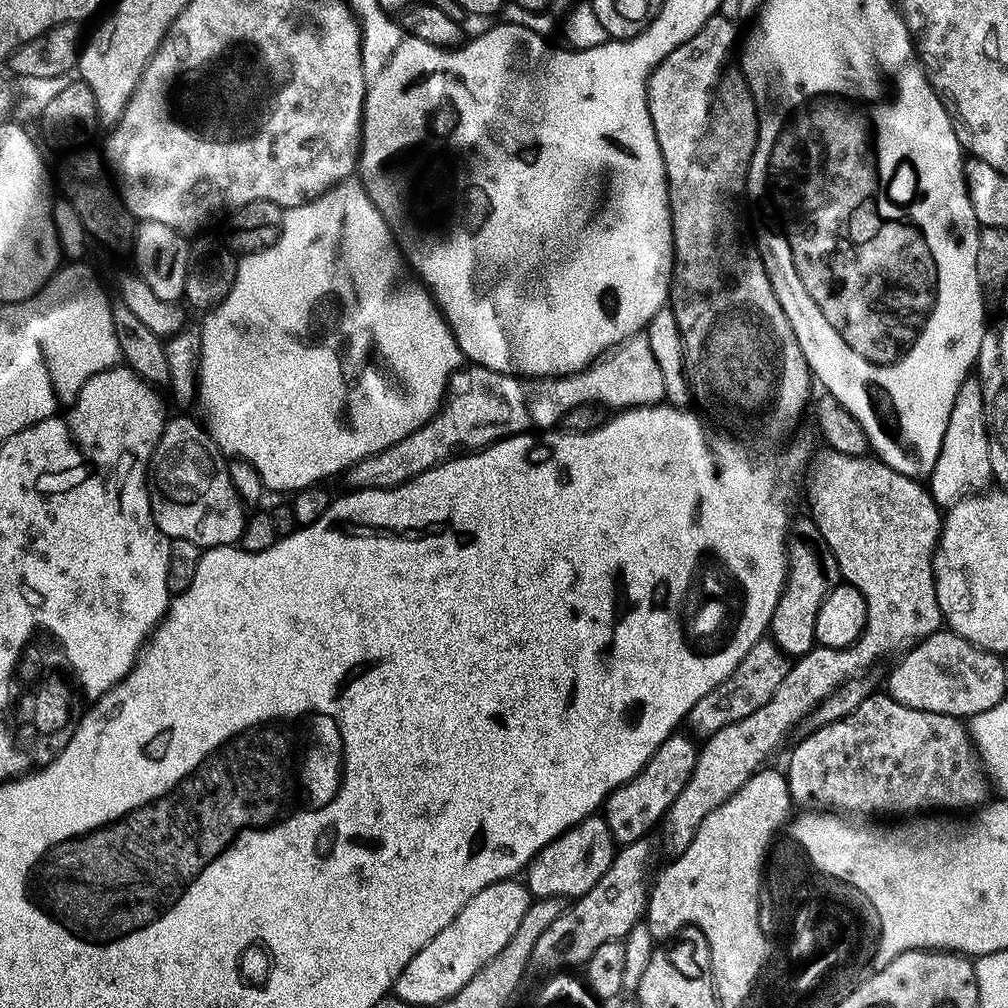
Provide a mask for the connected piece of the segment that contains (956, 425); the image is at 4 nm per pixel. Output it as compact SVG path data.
M979 379L962 382L958 398L954 398L954 410L950 410L950 422L946 422L946 434L942 438L942 450L930 477L930 491L941 506L957 504L964 496L979 493L993 479L990 450L988 449L988 411L984 409L984 395Z

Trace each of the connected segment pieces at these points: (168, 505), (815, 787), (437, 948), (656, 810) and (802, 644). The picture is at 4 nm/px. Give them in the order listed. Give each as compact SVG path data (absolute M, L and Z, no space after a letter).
M188 414L176 415L180 416L174 417L173 420L171 417L164 425L164 432L156 447L154 463L150 468L150 495L154 522L169 541L194 542L201 550L235 545L244 532L246 505L240 499L238 490L234 490L234 482L228 469L229 461L199 419L191 420L188 417L191 415Z
M873 694L866 697L850 714L846 714L829 724L821 724L813 727L813 729L813 732L805 740L797 742L796 749L788 756L788 768L786 767L788 789L792 795L792 803L799 807L801 804L801 809L831 810L836 814L861 812L864 815L861 817L864 818L904 818L909 814L924 814L929 810L940 810L936 808L968 808L964 810L975 810L989 799L989 776L985 772L985 767L981 763L980 755L976 751L976 746L963 719L947 716L946 714L938 714L937 712L927 712L921 708L911 708L887 694L881 694L881 696L879 694Z
M516 878L499 880L486 886L486 890L478 890L478 894L474 894L474 898L470 898L470 902L466 902L466 906L458 910L454 922L450 922L450 926L446 926L442 934L426 942L426 946L422 946L422 950L418 950L414 958L410 958L410 962L402 970L394 985L395 999L404 1000L410 1006L416 1004L439 1006L444 1000L456 996L458 990L462 990L462 986L466 986L466 982L470 982L470 978L474 978L474 974L478 974L478 970L482 970L482 966L486 966L486 962L490 962L490 958L494 958L494 954L498 954L498 950L502 950L502 946L506 946L506 942L514 938L514 930L518 930L533 899L527 883Z
M673 734L654 750L654 754L642 766L634 778L630 778L622 786L618 786L602 805L602 815L610 826L610 834L616 840L617 845L623 846L630 842L638 842L645 839L652 827L663 821L664 815L670 810L674 798L682 794L690 774L694 774L694 766L698 755L698 744L691 735L680 736Z
M804 514L797 524L795 521L791 525L787 545L788 573L772 615L770 638L789 658L799 658L817 647L814 626L818 623L818 610L822 610L822 602L826 602L830 590L841 583L842 577L838 558L834 558L834 550L822 538L822 530L818 530L811 515Z

